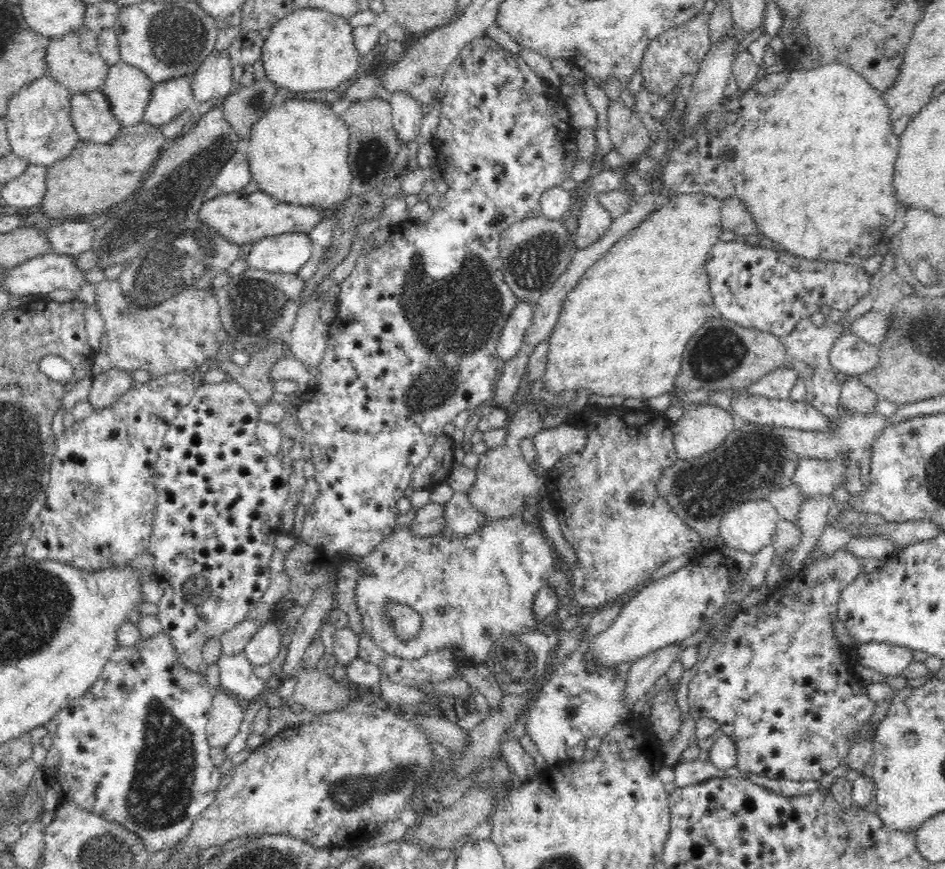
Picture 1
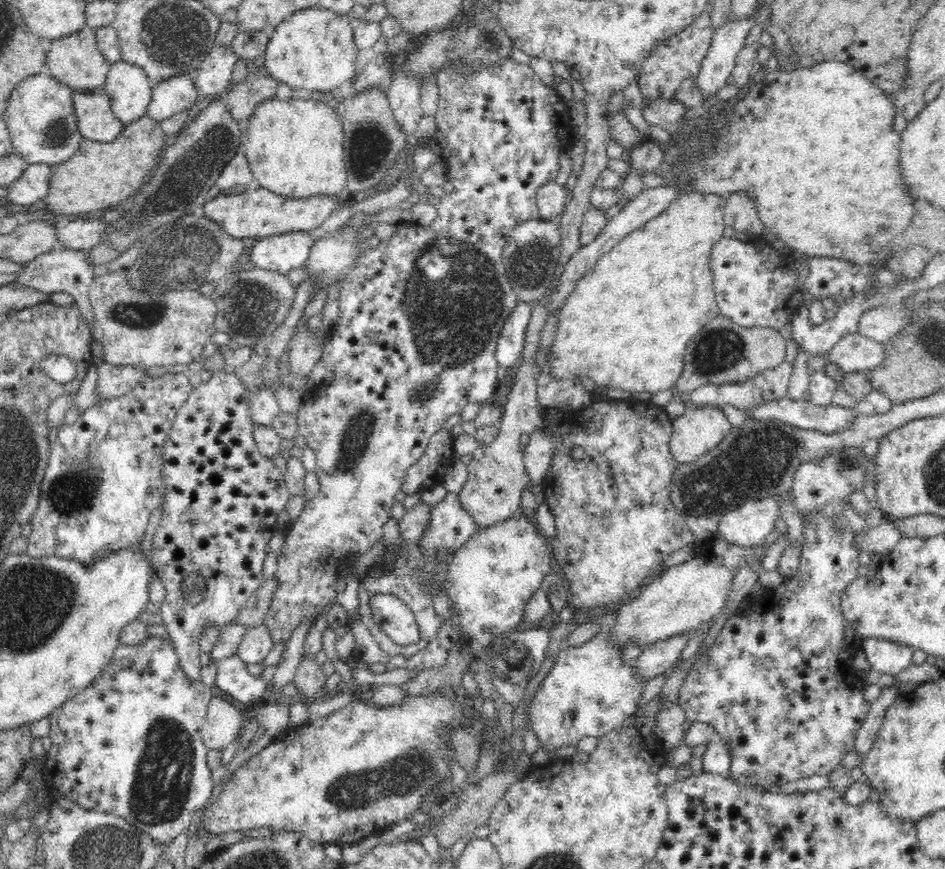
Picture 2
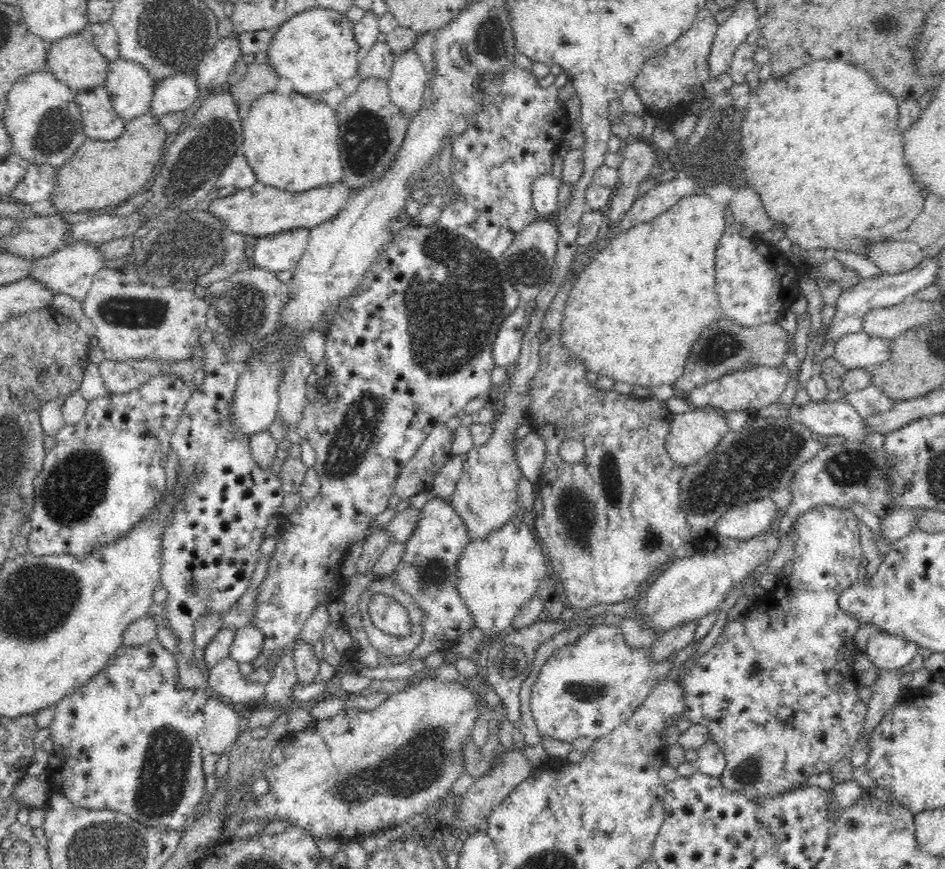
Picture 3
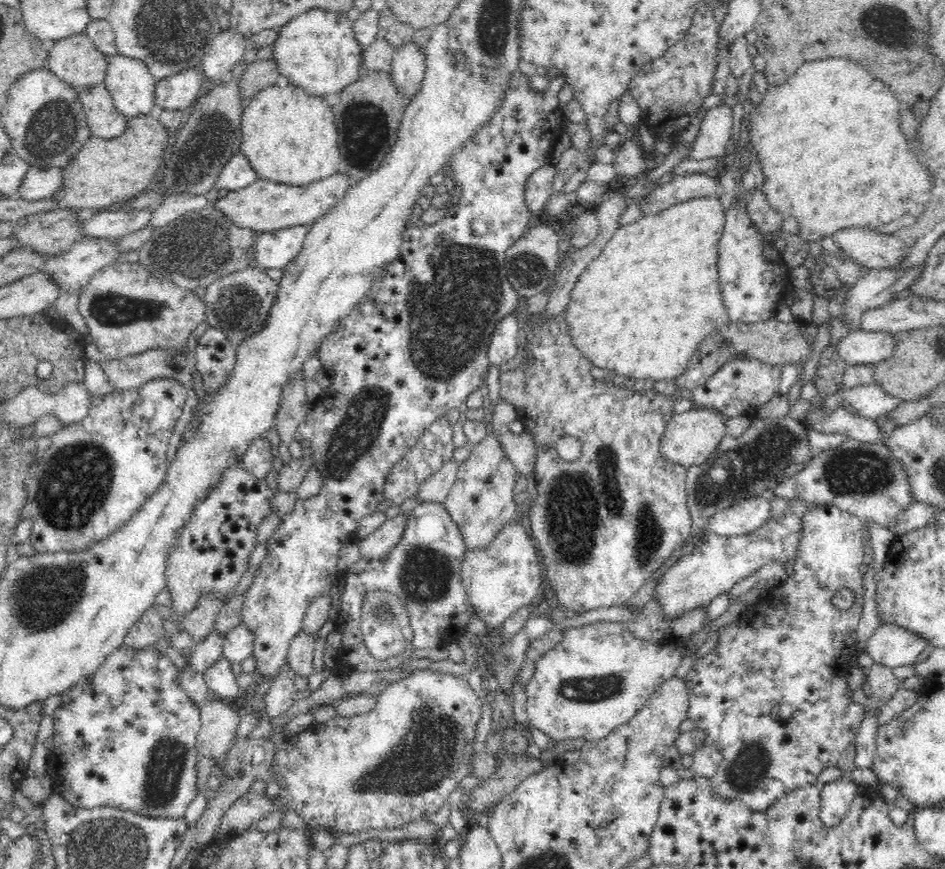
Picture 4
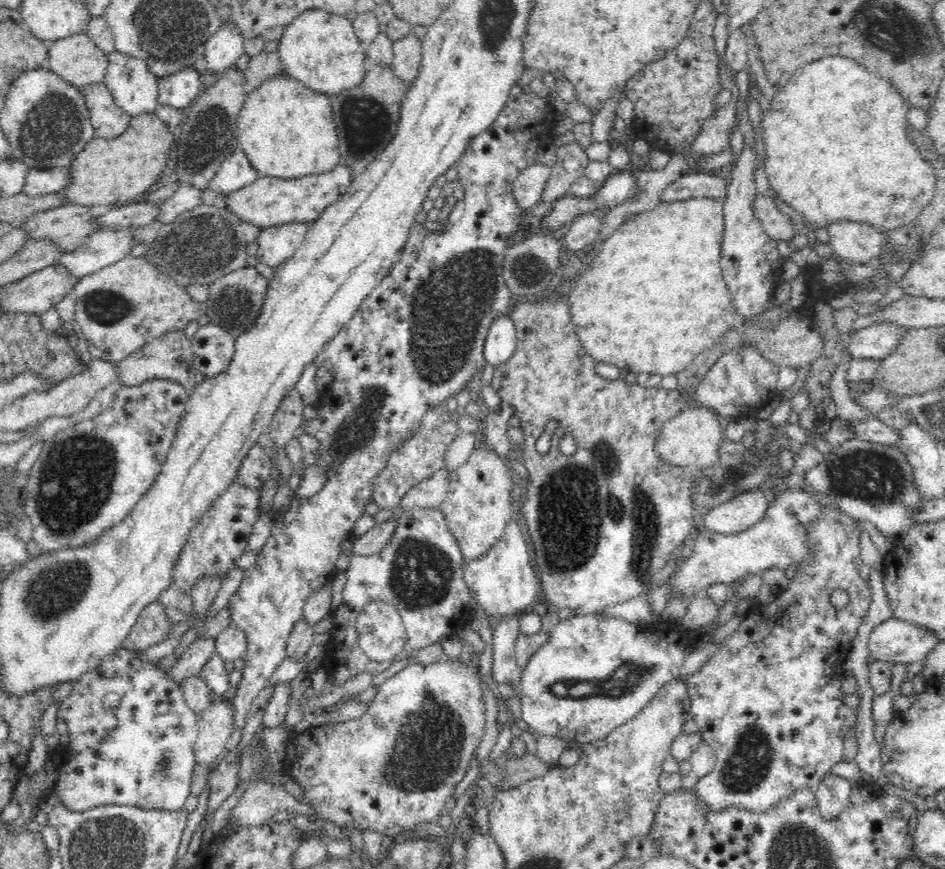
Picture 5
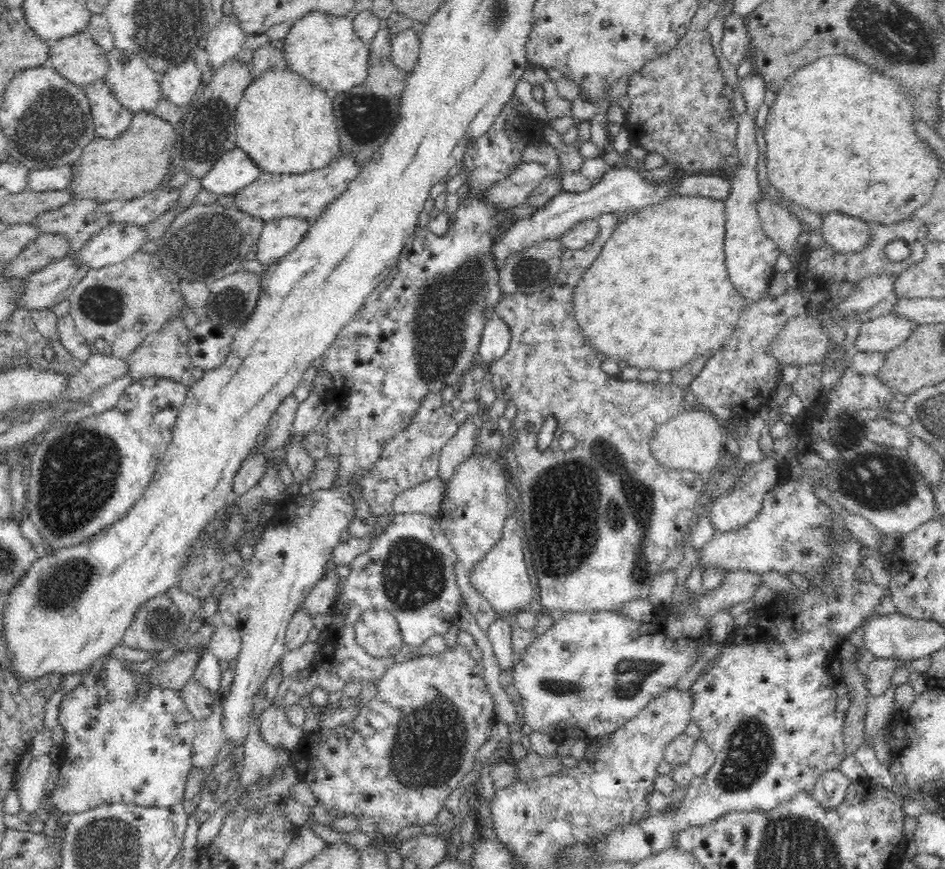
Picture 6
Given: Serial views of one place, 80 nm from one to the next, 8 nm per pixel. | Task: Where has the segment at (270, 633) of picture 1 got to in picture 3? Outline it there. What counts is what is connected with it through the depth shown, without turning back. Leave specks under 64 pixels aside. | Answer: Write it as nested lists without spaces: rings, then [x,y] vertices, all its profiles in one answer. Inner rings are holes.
[[[245,625],[236,629],[229,657],[238,663],[251,663],[260,653],[263,647],[264,635],[259,628]]]

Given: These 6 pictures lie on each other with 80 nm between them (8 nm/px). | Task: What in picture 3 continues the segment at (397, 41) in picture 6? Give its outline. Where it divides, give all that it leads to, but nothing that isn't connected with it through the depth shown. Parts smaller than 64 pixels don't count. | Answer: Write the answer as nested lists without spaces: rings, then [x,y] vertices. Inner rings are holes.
[[[414,46],[395,56],[393,72],[388,81],[390,99],[410,120],[423,105],[428,76]]]

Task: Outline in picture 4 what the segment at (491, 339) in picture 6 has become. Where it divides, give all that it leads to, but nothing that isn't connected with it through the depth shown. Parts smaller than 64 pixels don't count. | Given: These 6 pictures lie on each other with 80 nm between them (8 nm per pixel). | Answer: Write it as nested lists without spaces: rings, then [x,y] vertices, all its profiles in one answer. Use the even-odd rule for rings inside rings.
[[[519,309],[498,321],[487,352],[491,365],[505,364],[516,358],[516,354],[518,354],[518,334],[520,334],[520,324],[518,323],[520,314]]]

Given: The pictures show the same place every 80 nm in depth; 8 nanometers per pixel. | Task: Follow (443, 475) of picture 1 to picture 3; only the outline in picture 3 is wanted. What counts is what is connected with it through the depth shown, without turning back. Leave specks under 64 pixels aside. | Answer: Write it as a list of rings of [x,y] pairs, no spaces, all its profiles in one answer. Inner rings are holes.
[[[446,421],[435,424],[420,445],[419,451],[395,478],[393,494],[402,501],[429,490],[435,474],[454,456],[452,443],[453,433],[448,429]]]

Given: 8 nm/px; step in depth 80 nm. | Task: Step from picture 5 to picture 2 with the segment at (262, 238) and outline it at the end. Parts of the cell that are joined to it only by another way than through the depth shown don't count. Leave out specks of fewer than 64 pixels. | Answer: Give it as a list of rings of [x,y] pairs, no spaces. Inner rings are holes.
[[[294,231],[258,239],[250,260],[258,268],[282,274],[303,266],[314,238],[308,231]]]

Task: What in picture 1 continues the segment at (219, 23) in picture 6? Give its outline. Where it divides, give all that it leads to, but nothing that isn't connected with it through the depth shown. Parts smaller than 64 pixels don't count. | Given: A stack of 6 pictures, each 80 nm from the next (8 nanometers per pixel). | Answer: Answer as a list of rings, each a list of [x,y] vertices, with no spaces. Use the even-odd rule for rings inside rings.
[[[228,51],[214,52],[192,74],[191,88],[196,105],[230,95],[233,85],[233,66]]]

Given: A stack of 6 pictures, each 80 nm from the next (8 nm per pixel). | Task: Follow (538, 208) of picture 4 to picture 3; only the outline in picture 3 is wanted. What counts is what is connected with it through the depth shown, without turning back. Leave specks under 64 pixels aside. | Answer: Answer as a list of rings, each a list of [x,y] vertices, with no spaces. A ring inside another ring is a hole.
[[[550,172],[538,176],[532,183],[532,203],[541,220],[560,210],[560,182]]]

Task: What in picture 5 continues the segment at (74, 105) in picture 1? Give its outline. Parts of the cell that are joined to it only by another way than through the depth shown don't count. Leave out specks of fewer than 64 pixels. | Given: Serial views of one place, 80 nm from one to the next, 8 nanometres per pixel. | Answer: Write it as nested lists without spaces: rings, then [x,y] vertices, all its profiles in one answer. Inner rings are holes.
[[[104,82],[90,84],[80,90],[88,107],[95,137],[110,140],[126,132],[131,117],[116,105]]]

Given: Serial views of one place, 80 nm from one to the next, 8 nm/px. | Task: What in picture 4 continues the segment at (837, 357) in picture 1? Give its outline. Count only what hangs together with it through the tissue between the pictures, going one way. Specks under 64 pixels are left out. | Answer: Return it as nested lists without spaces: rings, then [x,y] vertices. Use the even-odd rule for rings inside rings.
[[[852,329],[837,344],[840,357],[848,364],[876,365],[892,356],[897,338],[888,331],[865,331]]]

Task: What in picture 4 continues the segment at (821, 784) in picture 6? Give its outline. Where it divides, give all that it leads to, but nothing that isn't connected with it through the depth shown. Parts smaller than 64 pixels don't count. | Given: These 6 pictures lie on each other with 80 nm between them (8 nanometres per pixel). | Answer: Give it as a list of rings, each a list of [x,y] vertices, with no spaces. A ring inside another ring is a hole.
[[[847,777],[820,786],[820,819],[826,826],[836,826],[848,812],[857,792],[858,779]]]

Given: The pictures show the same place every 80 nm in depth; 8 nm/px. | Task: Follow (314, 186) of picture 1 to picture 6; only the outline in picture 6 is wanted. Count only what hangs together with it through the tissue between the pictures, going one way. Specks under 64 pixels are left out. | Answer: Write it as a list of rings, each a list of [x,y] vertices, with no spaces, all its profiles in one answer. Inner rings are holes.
[[[288,66],[272,68],[251,81],[244,90],[244,96],[236,109],[236,143],[260,167],[262,173],[294,174],[313,171],[330,164],[341,153],[334,116],[333,100],[324,91]]]

